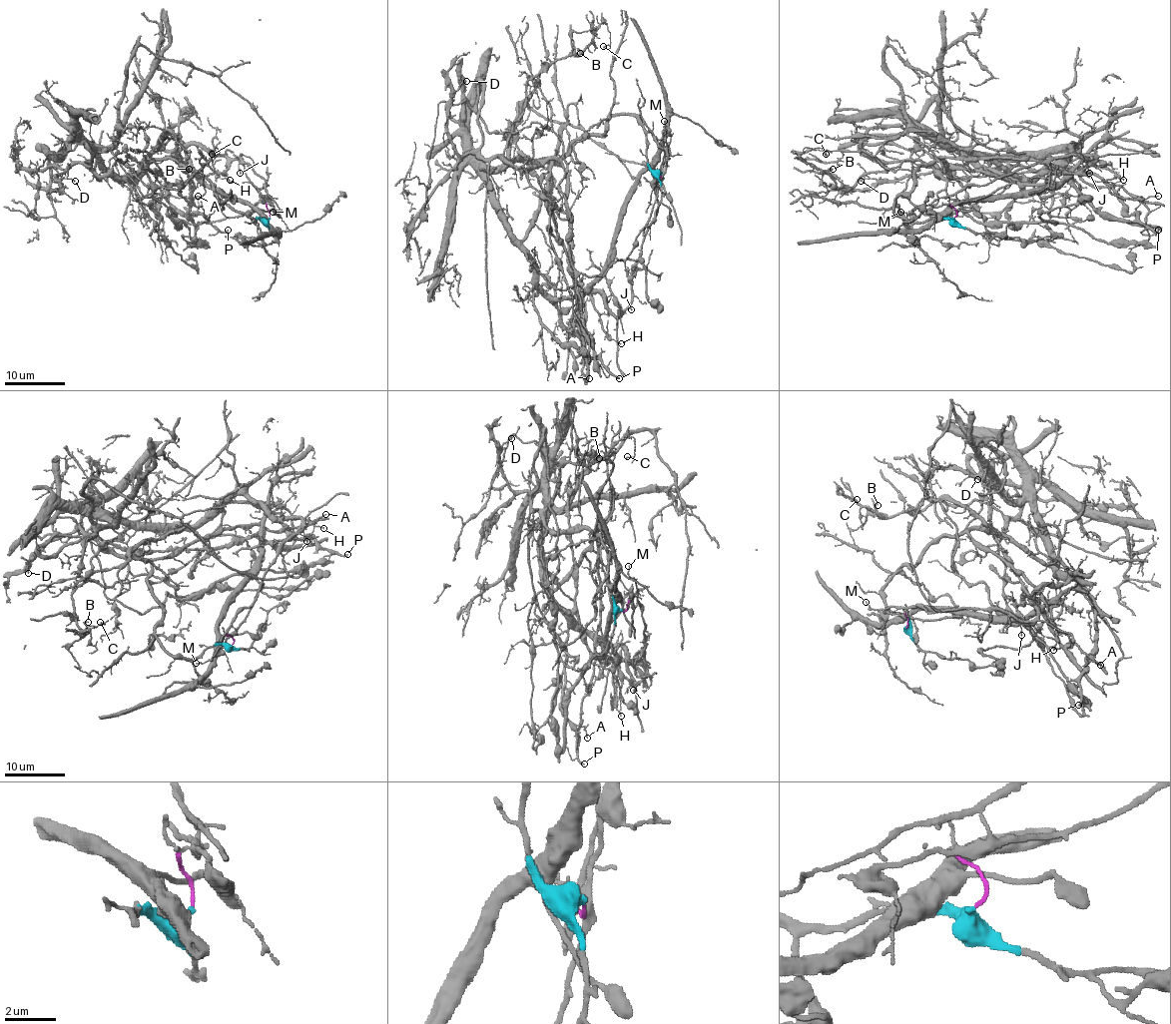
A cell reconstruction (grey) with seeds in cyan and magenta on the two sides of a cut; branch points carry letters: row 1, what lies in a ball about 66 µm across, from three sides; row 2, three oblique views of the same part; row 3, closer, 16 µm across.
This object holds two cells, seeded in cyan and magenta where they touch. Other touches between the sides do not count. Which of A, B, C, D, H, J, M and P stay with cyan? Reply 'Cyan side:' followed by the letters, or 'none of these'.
Cyan side: B, C, D

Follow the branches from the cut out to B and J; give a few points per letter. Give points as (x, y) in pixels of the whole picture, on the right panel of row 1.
B: (953, 217), (908, 222), (894, 211), (917, 170), (937, 158), (944, 178), (903, 160), (836, 189), (833, 169)
J: (953, 217), (956, 211), (950, 204), (967, 187), (991, 183), (1055, 157), (1079, 155), (1085, 161), (1088, 173)

